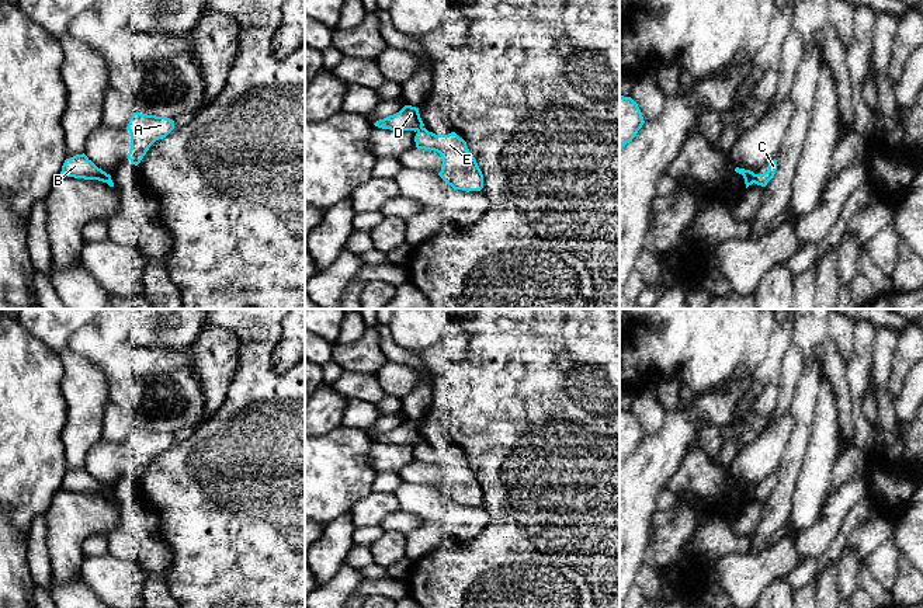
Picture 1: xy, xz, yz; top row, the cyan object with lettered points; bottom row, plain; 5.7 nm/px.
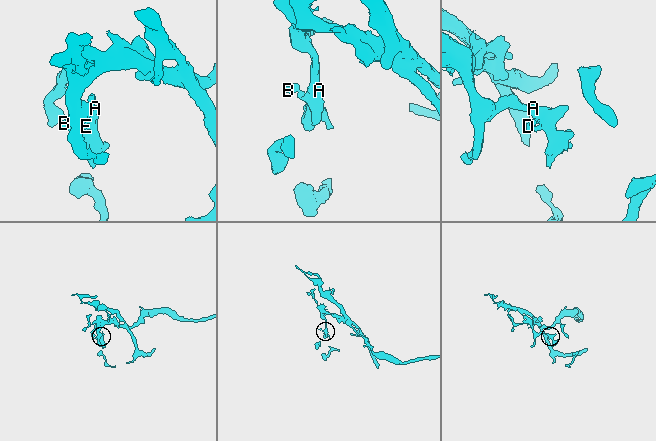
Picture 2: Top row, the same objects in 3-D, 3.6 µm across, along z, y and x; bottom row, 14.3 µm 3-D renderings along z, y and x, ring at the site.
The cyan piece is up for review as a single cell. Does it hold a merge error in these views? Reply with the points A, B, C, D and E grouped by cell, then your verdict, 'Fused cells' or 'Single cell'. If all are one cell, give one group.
Groups: A C E / B D. Fused cells

